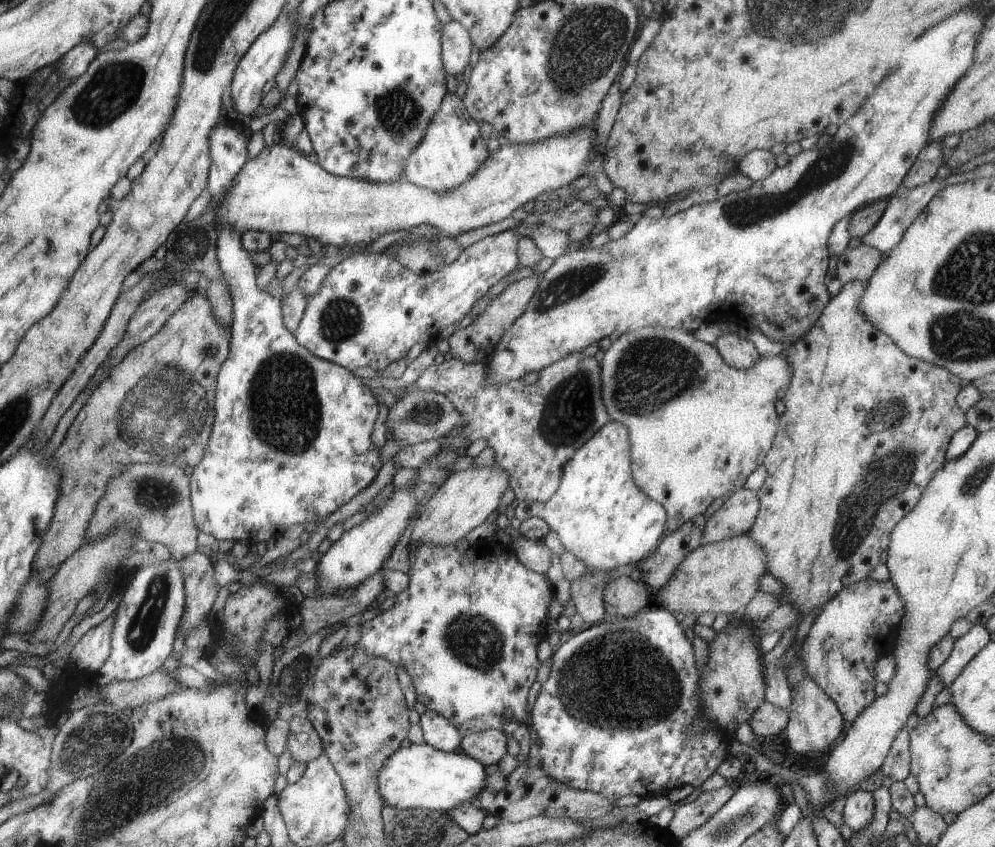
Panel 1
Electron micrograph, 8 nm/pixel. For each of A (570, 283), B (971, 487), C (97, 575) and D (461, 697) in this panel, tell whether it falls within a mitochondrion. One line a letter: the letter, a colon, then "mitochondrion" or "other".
A: mitochondrion
B: mitochondrion
C: other
D: other

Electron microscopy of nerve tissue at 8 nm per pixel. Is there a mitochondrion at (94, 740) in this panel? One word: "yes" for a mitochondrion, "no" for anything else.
yes

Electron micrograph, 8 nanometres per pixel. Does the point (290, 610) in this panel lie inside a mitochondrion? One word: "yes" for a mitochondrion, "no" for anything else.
no

